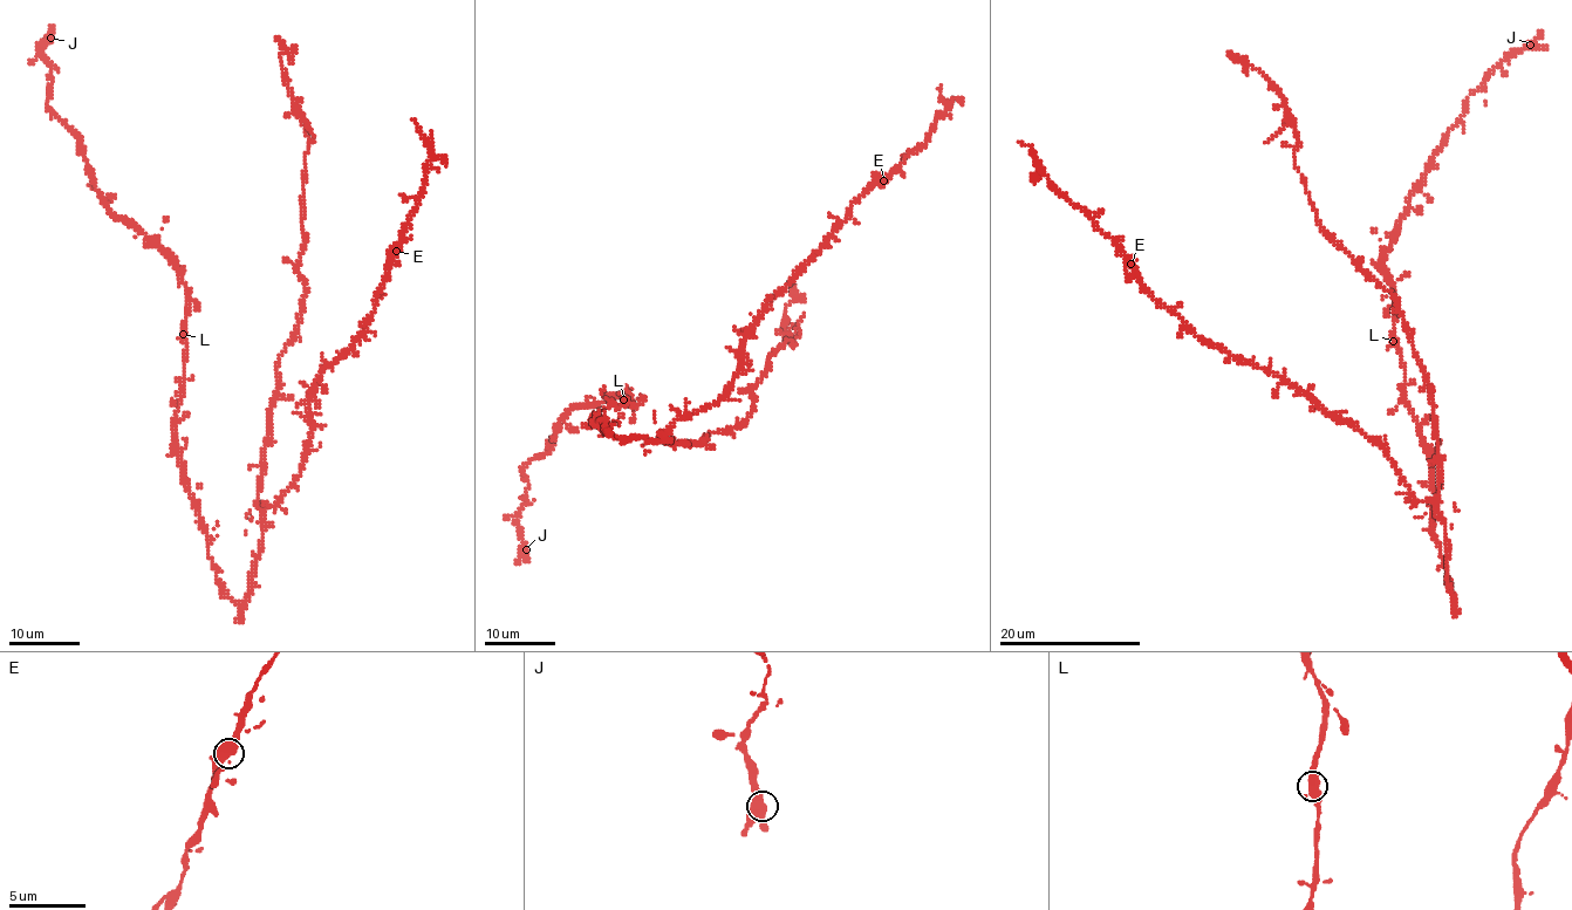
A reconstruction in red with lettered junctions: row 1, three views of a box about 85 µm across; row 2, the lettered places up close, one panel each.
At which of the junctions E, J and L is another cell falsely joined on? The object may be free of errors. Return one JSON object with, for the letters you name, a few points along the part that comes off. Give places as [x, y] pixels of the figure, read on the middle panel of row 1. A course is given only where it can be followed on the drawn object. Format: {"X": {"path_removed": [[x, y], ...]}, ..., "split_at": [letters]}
{"split_at": []}

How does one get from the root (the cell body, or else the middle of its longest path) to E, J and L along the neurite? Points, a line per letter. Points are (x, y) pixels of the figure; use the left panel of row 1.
E: (225, 593), (241, 602), (250, 592), (260, 517), (293, 483), (307, 450), (307, 399), (367, 324), (396, 252)
J: (225, 593), (176, 443), (189, 294), (178, 266), (109, 209), (48, 105), (40, 49), (50, 38)
L: (225, 593), (209, 555), (209, 535), (188, 487), (176, 443), (175, 414), (183, 388), (186, 355), (183, 334)

